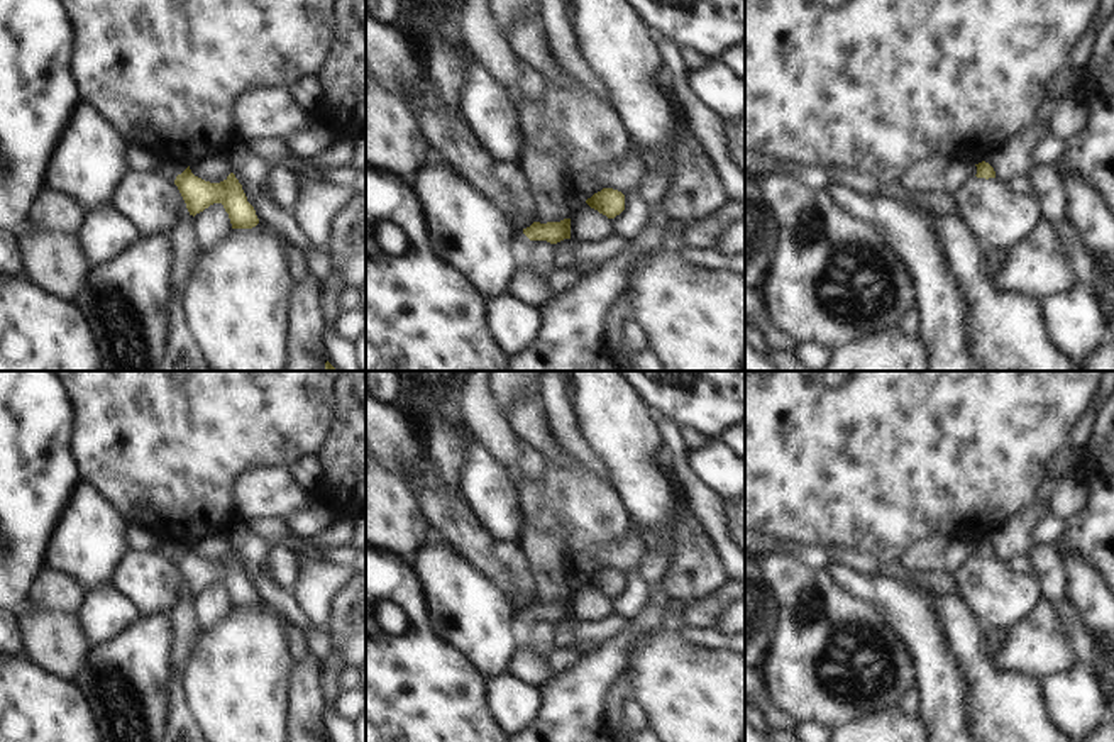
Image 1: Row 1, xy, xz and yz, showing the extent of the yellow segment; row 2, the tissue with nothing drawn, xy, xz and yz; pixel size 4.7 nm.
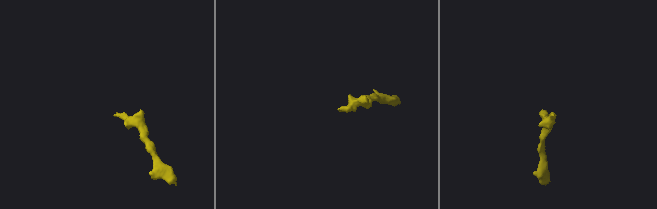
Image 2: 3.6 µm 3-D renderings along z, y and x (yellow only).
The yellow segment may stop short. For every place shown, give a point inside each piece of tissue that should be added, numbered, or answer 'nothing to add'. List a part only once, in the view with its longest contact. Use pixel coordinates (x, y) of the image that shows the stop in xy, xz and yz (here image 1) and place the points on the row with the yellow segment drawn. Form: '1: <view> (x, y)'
1: xz (520, 246)

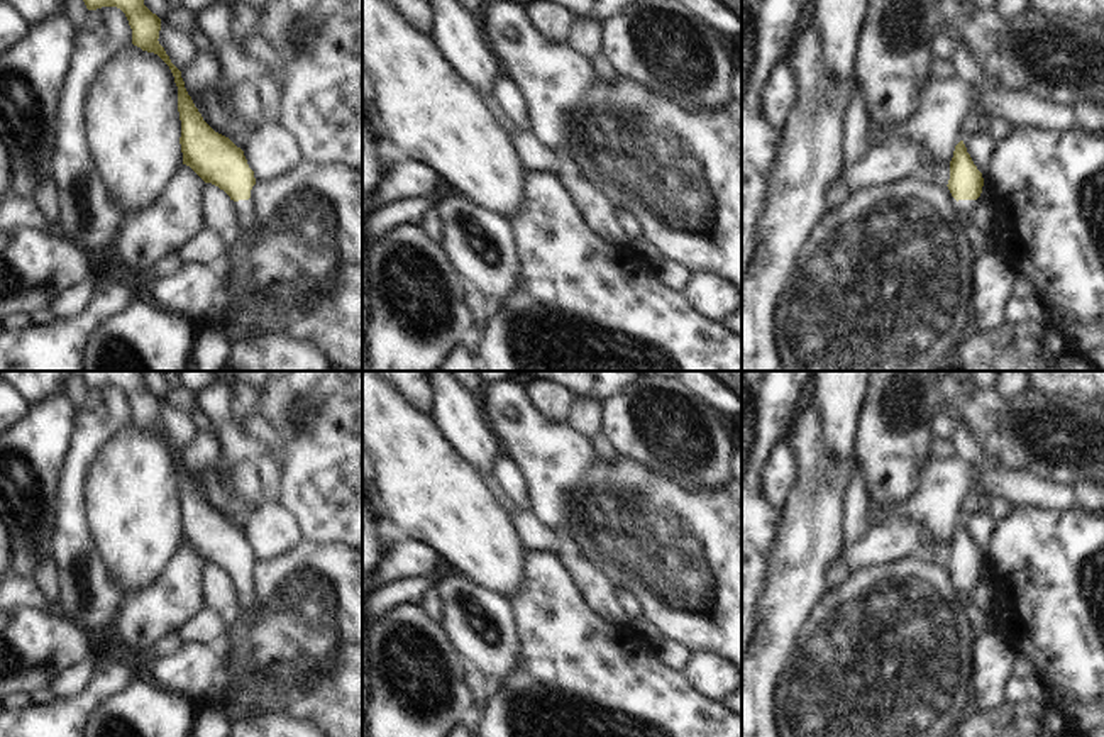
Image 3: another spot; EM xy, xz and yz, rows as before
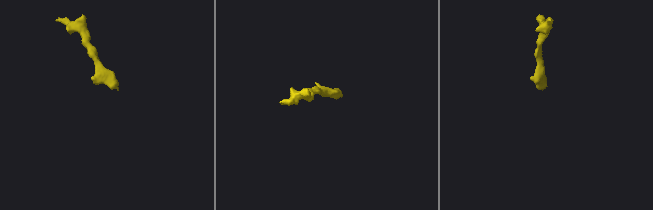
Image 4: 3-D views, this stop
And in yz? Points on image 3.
1: yz (1003, 238)

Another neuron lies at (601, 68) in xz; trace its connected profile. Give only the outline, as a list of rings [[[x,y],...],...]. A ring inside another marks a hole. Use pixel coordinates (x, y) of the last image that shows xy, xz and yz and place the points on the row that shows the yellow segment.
[[[598,53],[596,58],[589,63],[594,76],[603,81],[613,81],[618,76],[610,61],[603,56],[603,53]]]

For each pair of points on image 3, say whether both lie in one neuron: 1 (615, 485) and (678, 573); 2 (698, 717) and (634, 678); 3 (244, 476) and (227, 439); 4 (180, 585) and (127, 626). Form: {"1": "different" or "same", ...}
{"1": "same", "2": "same", "3": "different", "4": "same"}

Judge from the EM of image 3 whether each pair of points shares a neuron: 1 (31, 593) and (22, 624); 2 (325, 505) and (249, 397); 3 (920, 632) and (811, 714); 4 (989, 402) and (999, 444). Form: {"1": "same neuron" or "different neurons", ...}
{"1": "different neurons", "2": "different neurons", "3": "same neuron", "4": "same neuron"}

